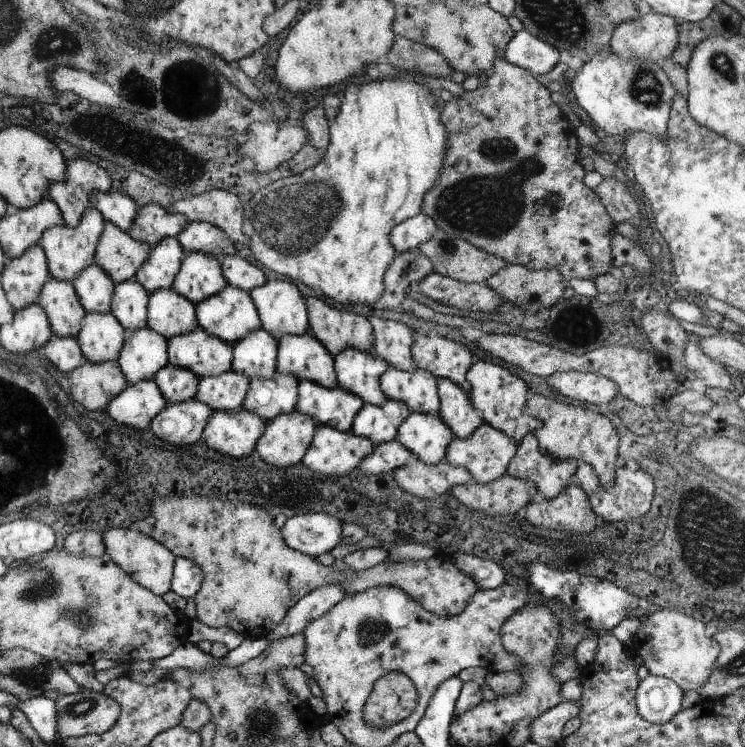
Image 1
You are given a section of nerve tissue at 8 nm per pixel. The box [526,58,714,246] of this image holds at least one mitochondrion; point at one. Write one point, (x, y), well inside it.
(645, 89)

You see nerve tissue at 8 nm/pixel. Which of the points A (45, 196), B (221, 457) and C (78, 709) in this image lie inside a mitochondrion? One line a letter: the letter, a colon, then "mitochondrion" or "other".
A: other
B: other
C: mitochondrion

